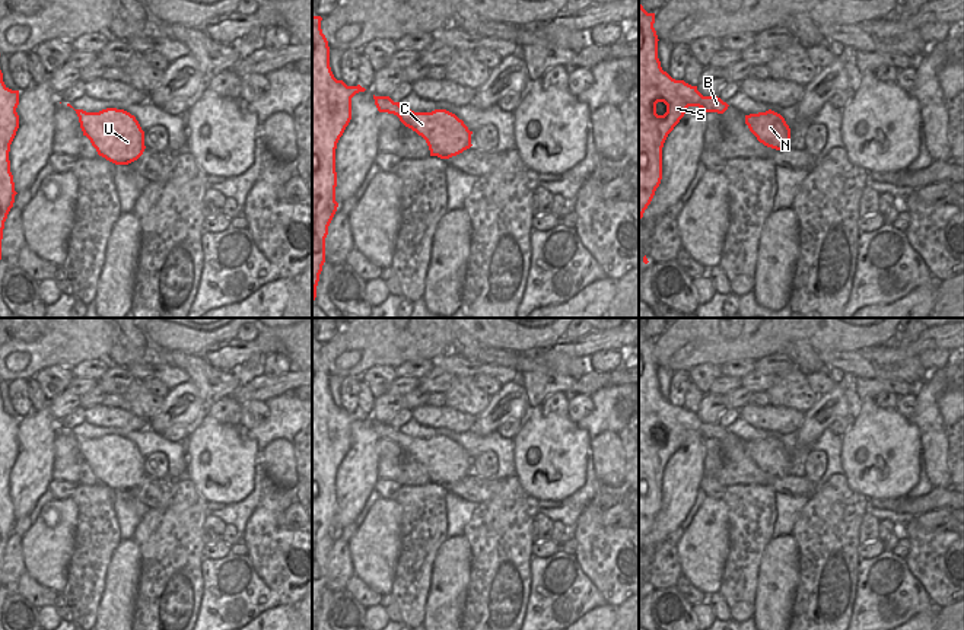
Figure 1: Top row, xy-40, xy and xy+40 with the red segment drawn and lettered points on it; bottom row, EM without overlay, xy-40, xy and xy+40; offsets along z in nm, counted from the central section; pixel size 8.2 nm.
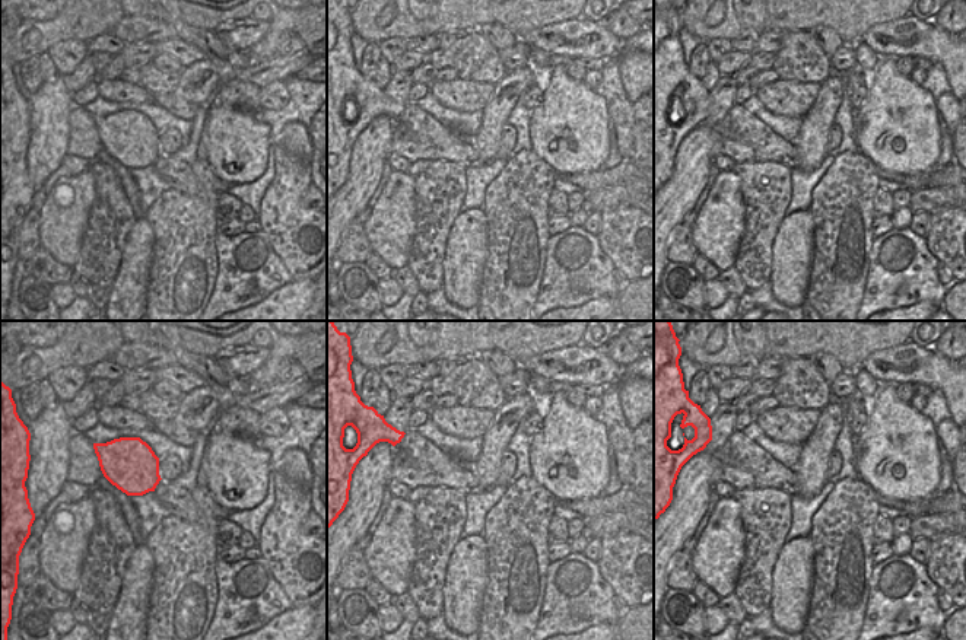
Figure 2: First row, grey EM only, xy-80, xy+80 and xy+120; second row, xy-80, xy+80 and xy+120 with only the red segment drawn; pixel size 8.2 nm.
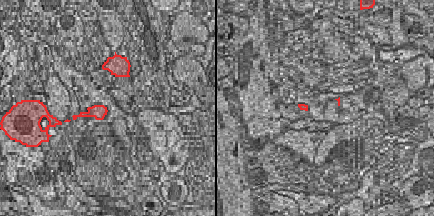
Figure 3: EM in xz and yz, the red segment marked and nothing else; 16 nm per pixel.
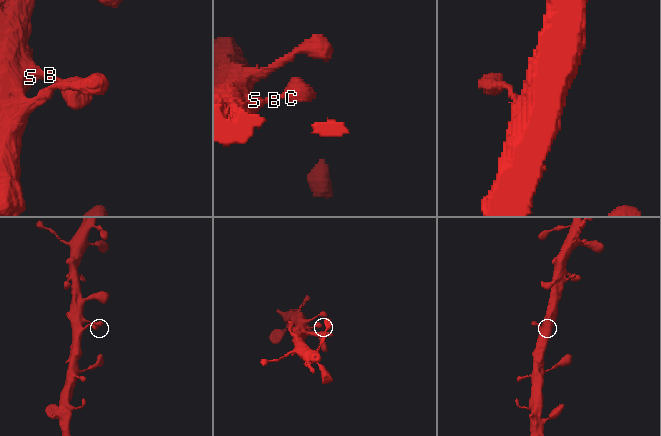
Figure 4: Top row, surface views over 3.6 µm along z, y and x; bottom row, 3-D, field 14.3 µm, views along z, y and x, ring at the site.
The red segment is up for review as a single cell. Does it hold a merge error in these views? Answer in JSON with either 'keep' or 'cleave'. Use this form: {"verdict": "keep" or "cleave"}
{"verdict": "keep"}

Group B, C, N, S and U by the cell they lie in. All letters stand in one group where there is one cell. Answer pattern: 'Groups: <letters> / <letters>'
Groups: B C N S U.

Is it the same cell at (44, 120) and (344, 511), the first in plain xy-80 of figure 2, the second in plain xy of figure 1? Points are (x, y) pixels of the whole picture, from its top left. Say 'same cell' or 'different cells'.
same cell

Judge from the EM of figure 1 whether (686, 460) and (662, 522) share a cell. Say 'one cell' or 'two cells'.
one cell

